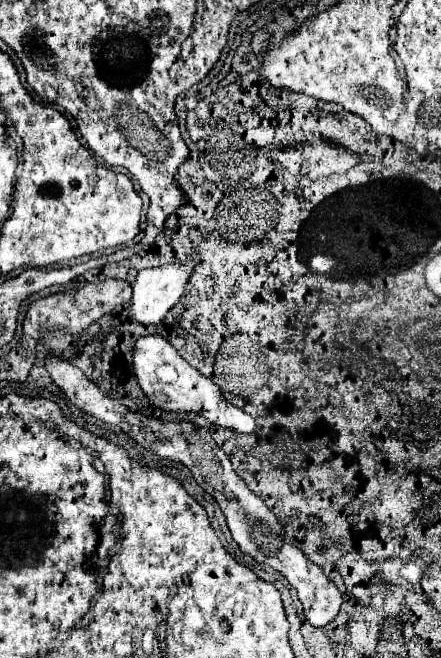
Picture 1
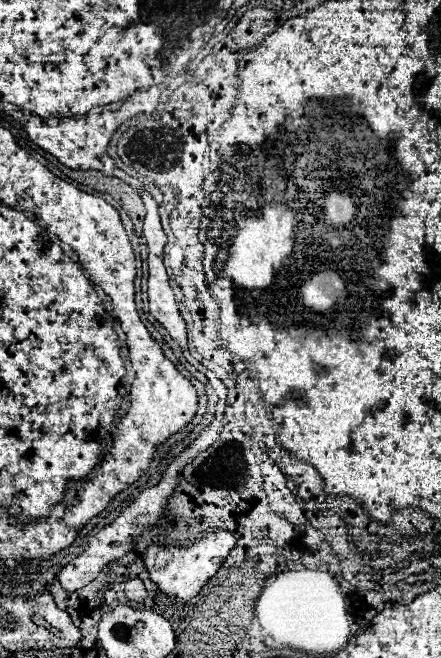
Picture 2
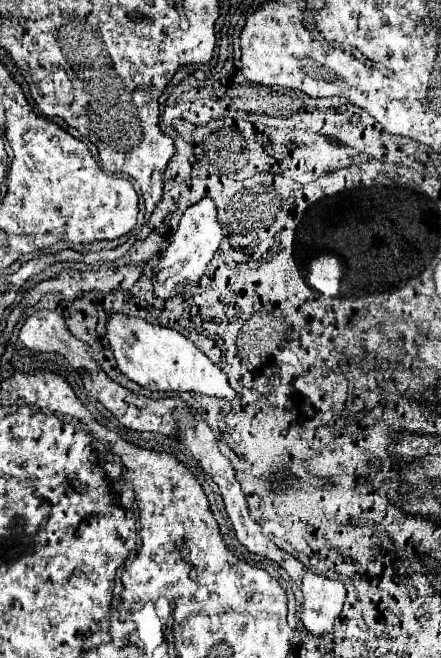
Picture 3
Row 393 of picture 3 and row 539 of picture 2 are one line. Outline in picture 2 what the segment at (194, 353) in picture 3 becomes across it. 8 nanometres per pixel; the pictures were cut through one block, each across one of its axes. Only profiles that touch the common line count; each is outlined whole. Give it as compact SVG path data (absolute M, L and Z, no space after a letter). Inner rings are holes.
M208 530L204 538L198 538L192 544L162 544L162 546L150 544L142 560L144 560L144 568L150 574L150 580L158 584L160 592L174 596L180 602L186 602L194 598L212 576L216 576L216 572L224 564L224 558L234 546L236 546L236 538L230 532Z

